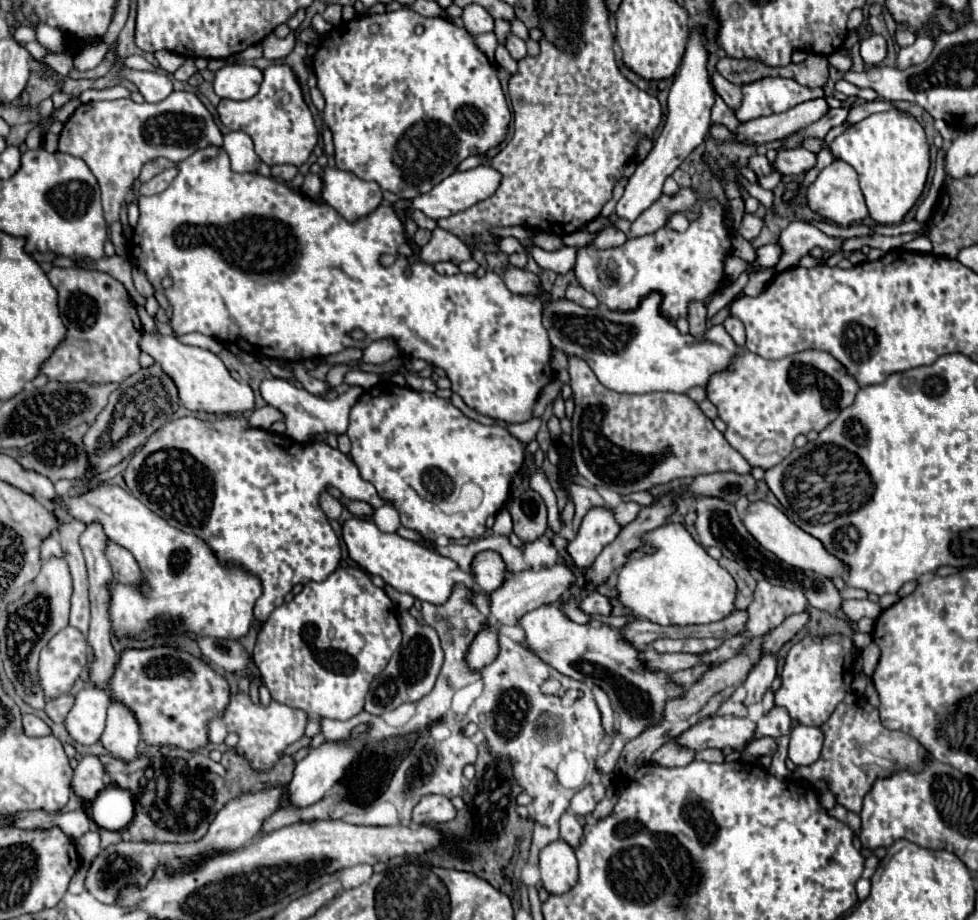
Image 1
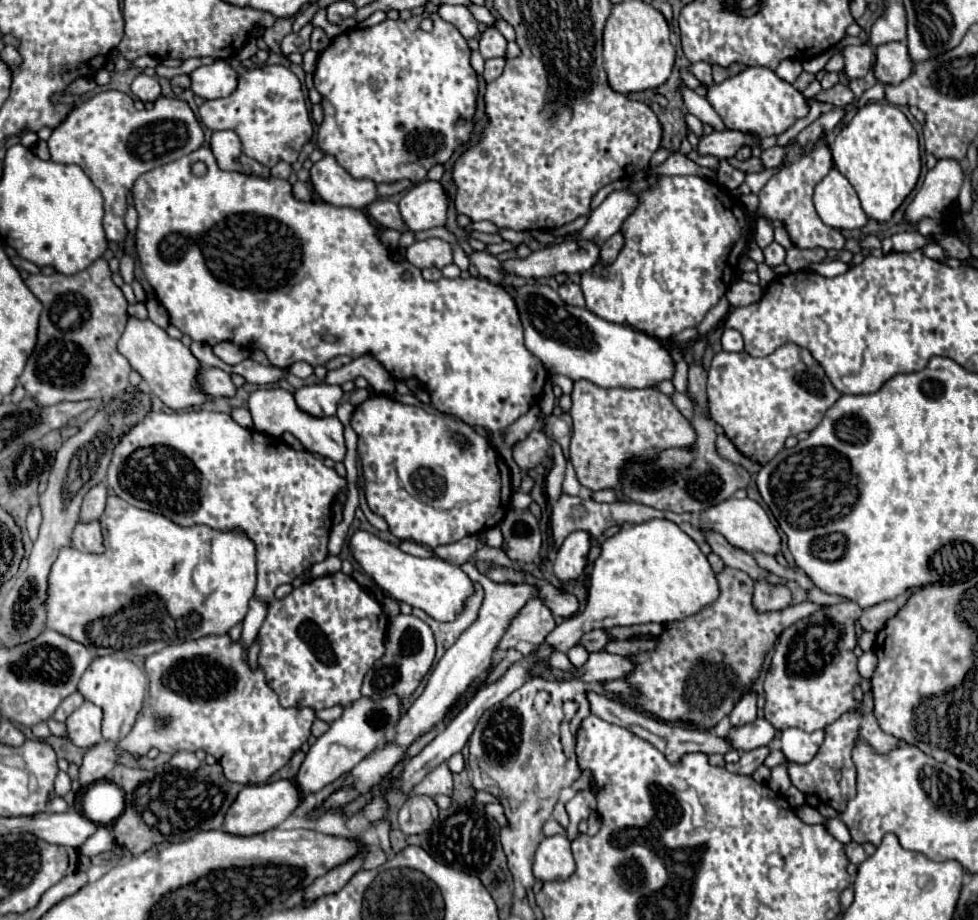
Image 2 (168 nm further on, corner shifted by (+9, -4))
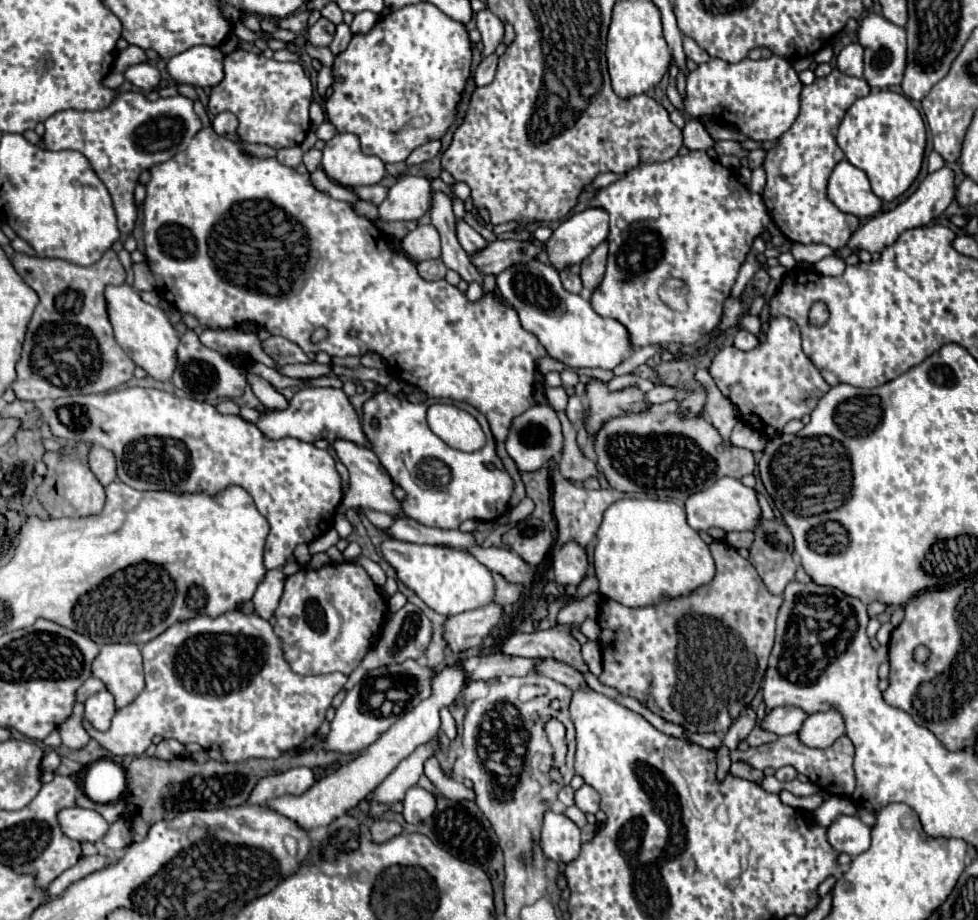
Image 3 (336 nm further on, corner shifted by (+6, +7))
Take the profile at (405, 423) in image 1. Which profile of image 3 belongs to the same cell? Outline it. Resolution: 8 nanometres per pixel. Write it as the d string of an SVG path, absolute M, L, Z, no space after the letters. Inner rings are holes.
M380 391L364 403L362 427L372 443L372 451L380 458L392 481L408 493L408 497L402 501L404 515L416 519L422 525L438 529L456 529L462 521L468 519L496 521L508 509L514 481L494 451L494 437L490 433L486 417L472 405L462 403L462 409L476 417L486 435L486 445L482 449L464 453L448 447L430 431L426 423L426 409L432 403L436 403L436 399L426 399L424 403L408 403L406 399L398 399L388 391ZM432 489L440 489L444 493L432 493Z

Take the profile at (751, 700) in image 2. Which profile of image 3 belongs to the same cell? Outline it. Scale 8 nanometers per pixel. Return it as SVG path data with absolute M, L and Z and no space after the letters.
M748 707L736 721L734 725L730 727L730 731L724 735L724 747L728 747L730 751L734 751L742 741L744 737L748 737L748 733L756 727L756 715L754 711Z

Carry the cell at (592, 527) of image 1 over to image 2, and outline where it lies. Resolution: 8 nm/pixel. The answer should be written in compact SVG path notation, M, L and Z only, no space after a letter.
M573 532L565 538L563 546L557 552L553 572L559 580L571 582L577 580L583 574L583 568L587 564L587 554L591 548L591 536L589 532Z

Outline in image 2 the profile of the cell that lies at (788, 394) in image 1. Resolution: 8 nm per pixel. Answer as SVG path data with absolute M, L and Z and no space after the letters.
M785 344L767 358L753 358L747 352L719 352L707 376L711 418L723 426L725 436L743 456L761 466L783 450L789 436L811 432L839 396L811 352L797 344Z

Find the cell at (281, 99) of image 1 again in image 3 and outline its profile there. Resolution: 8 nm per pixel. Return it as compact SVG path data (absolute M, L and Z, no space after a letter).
M234 51L224 59L224 81L212 87L208 111L218 115L222 111L230 111L238 117L238 135L246 143L264 143L274 149L296 147L304 141L310 131L310 117L308 107L312 99L312 83L304 75L304 69L298 63L280 63L276 59L266 59L262 53L248 53L248 51Z

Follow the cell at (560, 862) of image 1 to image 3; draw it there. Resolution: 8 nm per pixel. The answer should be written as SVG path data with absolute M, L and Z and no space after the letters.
M548 809L544 813L542 827L542 851L552 861L570 863L580 853L580 829L574 821L570 821L564 813L556 813Z

